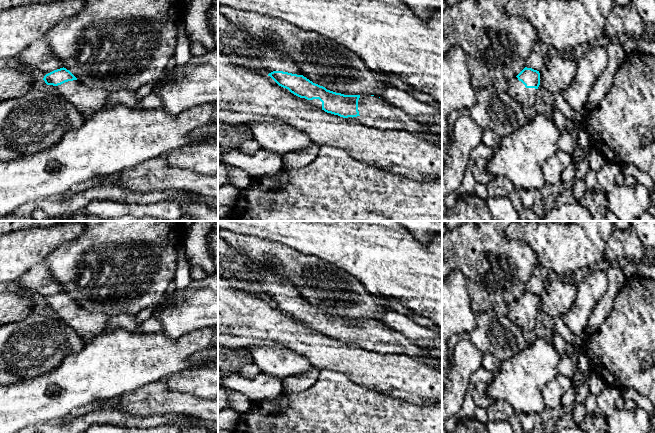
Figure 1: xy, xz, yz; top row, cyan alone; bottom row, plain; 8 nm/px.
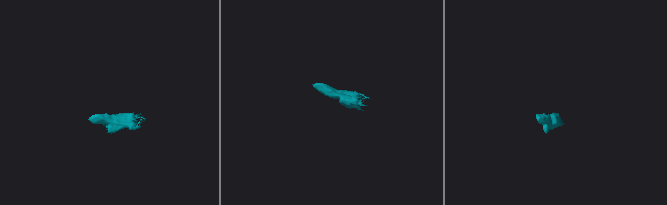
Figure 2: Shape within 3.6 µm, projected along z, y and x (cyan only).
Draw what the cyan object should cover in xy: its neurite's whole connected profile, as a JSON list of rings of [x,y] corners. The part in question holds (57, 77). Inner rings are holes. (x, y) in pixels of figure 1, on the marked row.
[[[64,67],[46,74],[41,87],[49,87],[62,95],[88,116],[100,110],[110,95],[105,89],[86,87]]]

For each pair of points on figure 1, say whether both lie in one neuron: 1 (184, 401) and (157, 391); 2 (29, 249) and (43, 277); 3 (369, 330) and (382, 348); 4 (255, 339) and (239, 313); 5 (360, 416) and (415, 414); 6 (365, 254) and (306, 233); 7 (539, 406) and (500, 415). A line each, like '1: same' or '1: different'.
1: same
2: different
3: same
4: same
5: same
6: same
7: different

